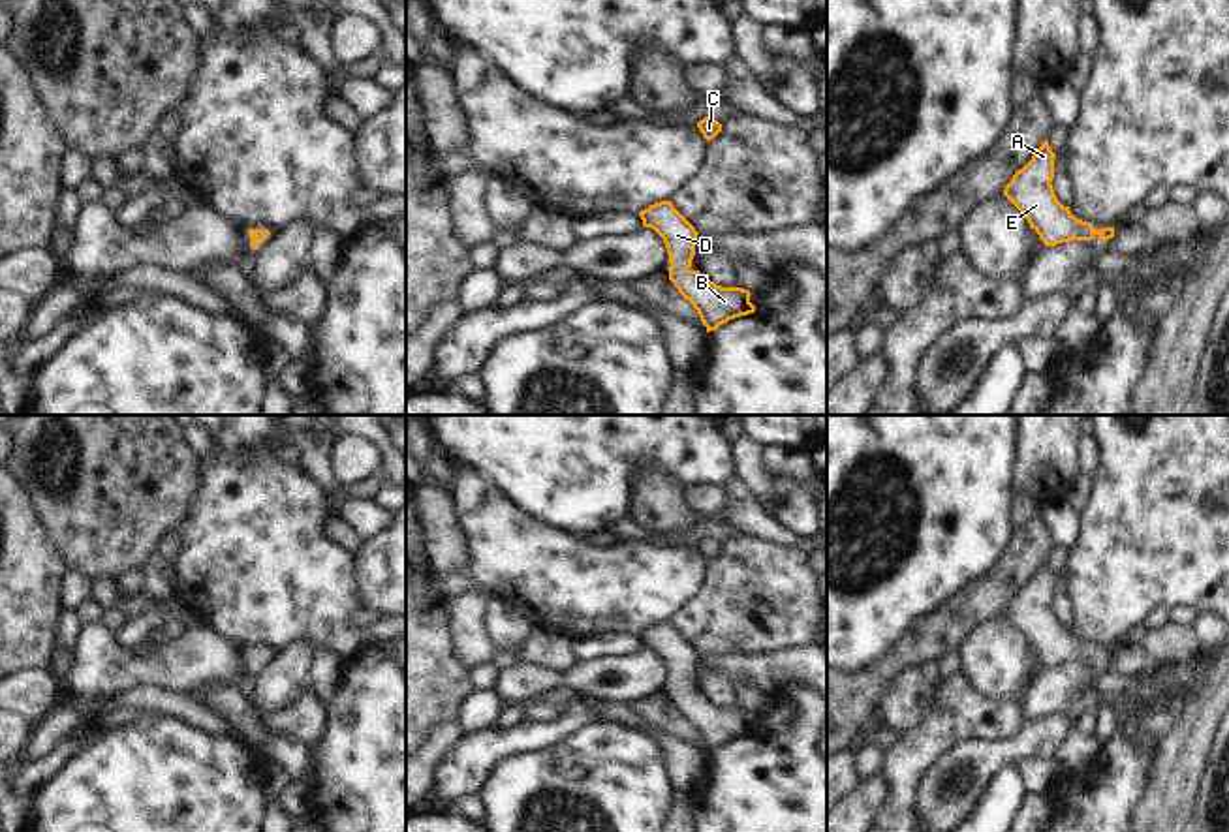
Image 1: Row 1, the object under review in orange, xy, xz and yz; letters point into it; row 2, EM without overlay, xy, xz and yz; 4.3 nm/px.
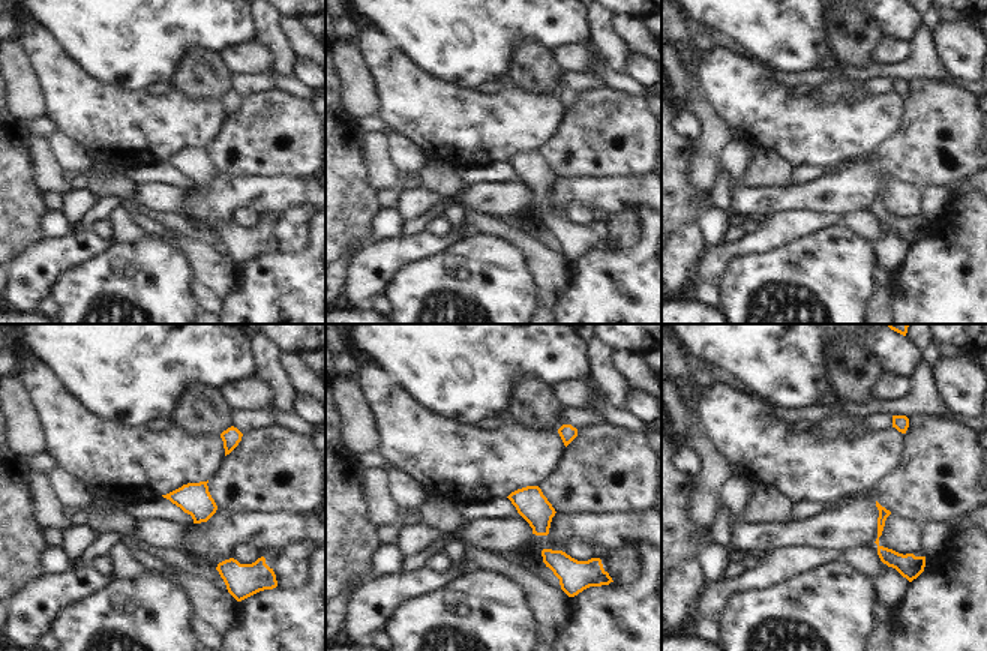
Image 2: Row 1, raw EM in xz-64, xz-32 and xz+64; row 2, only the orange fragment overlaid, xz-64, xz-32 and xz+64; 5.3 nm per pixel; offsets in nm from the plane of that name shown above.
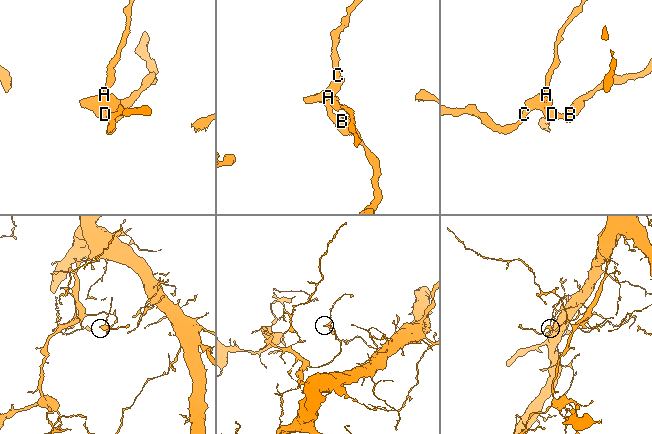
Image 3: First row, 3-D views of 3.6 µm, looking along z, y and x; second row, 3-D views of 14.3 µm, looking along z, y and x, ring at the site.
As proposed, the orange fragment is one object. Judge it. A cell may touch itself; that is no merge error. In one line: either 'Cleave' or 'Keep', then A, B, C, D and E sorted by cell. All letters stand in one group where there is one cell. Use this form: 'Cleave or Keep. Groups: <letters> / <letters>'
Keep. Groups: A B C D E.

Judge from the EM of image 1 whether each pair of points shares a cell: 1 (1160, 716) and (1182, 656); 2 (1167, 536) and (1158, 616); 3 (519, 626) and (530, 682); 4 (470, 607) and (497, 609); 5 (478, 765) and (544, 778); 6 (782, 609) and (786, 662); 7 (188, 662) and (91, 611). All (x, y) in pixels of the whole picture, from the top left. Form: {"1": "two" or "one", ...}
{"1": "two", "2": "two", "3": "two", "4": "two", "5": "two", "6": "two", "7": "two"}

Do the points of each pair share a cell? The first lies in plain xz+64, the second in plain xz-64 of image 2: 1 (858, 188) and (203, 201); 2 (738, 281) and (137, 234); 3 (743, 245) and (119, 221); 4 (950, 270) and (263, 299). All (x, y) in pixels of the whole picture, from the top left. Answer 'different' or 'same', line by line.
1: different
2: different
3: different
4: same

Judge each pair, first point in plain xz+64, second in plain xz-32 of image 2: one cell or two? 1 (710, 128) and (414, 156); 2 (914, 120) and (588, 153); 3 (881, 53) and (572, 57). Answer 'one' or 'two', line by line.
1: two
2: one
3: one

